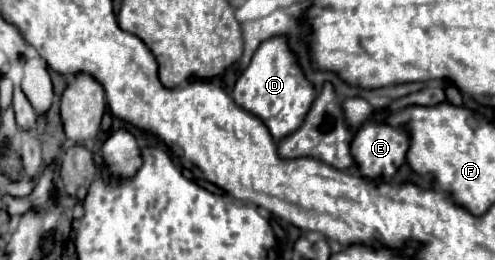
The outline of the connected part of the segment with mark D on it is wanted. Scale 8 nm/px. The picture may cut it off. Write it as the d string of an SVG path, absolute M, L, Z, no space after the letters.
M285 34L273 36L259 46L249 68L241 74L233 88L233 100L247 112L261 118L275 140L281 140L301 126L315 96L317 88L307 80L305 70L299 64L299 56L289 50Z

